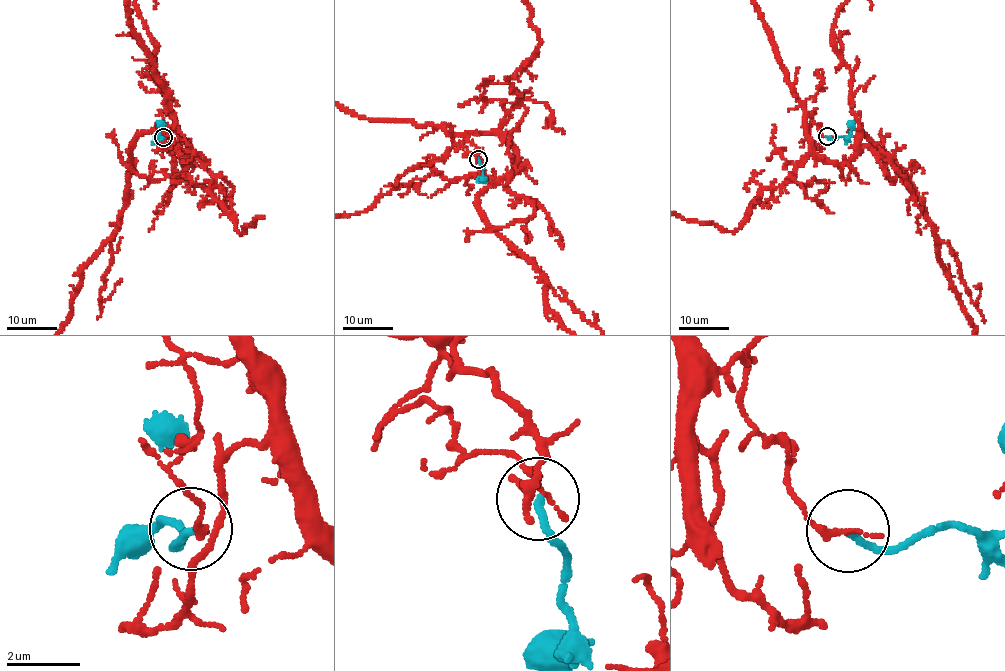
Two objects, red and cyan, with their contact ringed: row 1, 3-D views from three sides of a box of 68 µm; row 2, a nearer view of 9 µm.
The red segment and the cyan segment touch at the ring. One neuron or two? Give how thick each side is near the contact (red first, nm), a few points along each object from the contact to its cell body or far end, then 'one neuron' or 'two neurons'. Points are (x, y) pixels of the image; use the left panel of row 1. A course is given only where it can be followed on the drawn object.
220 nm thick on the red side, 200 nm on the other; cyan runs (163, 137), (157, 137), (163, 120); two neurons

